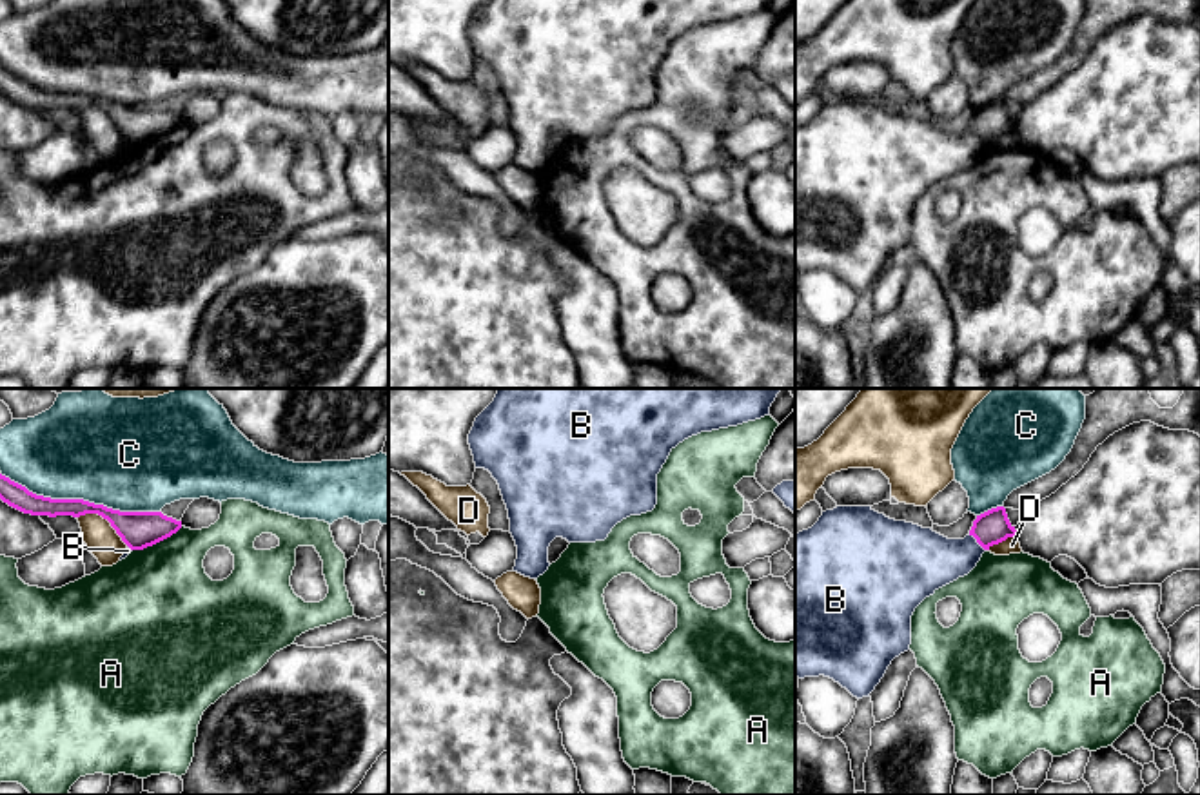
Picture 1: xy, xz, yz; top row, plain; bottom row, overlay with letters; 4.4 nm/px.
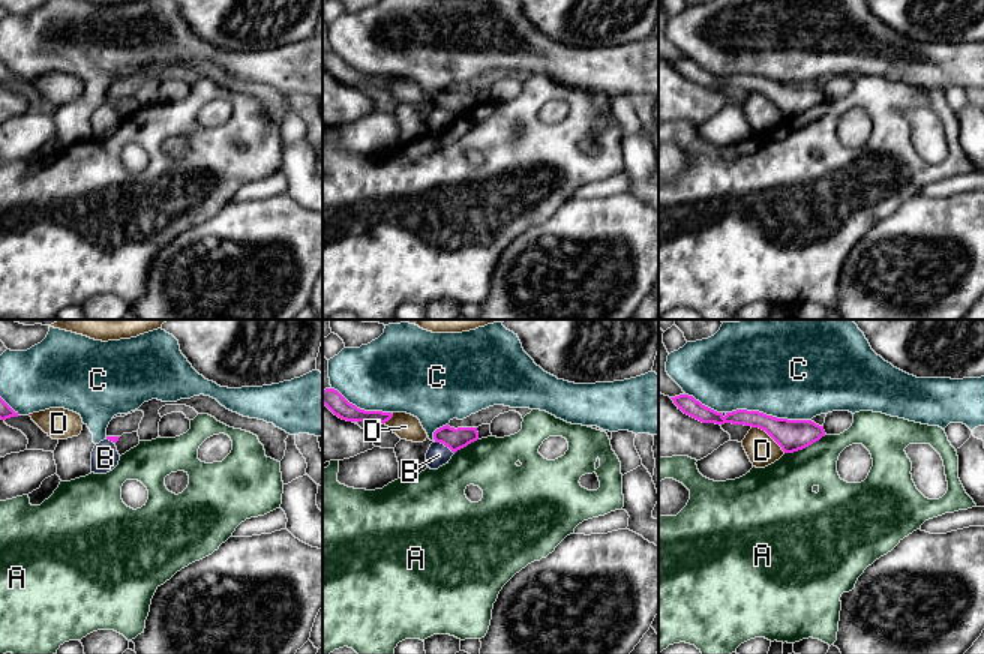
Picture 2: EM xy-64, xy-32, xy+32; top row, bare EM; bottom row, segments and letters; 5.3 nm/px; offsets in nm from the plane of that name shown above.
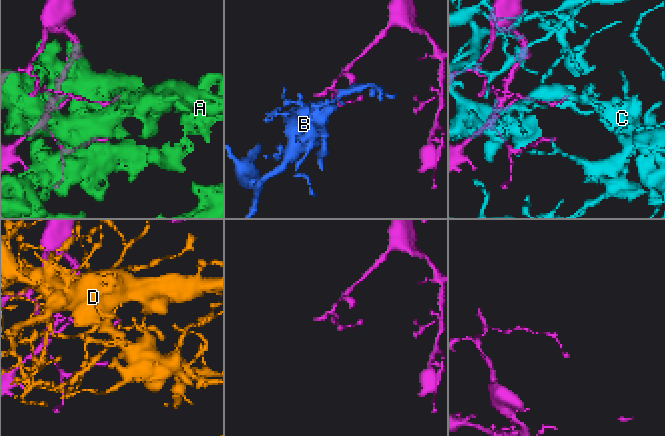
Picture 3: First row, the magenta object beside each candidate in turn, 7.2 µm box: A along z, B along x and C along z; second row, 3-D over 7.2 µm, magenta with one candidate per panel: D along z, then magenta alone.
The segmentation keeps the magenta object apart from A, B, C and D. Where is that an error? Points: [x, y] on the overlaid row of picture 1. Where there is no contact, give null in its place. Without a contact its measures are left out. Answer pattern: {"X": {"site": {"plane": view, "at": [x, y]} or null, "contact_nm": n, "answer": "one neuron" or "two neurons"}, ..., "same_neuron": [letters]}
{"A": {"site": {"plane": "xy", "at": [157, 541]}, "contact_nm": 240, "answer": "two neurons"}, "B": {"site": {"plane": "yz", "at": [977, 541]}, "contact_nm": 110, "answer": "two neurons"}, "C": {"site": {"plane": "xy", "at": [80, 500]}, "contact_nm": 700, "answer": "two neurons"}, "D": {"site": {"plane": "xy", "at": [104, 518]}, "contact_nm": 260, "answer": "two neurons"}, "same_neuron": []}

